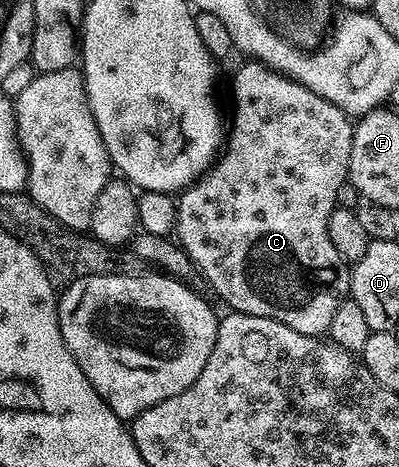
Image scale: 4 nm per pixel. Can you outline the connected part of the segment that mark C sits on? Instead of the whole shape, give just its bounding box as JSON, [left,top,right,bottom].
[174,60,354,336]

